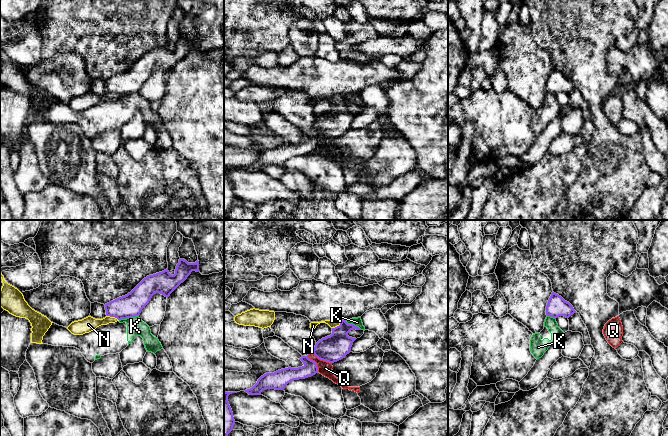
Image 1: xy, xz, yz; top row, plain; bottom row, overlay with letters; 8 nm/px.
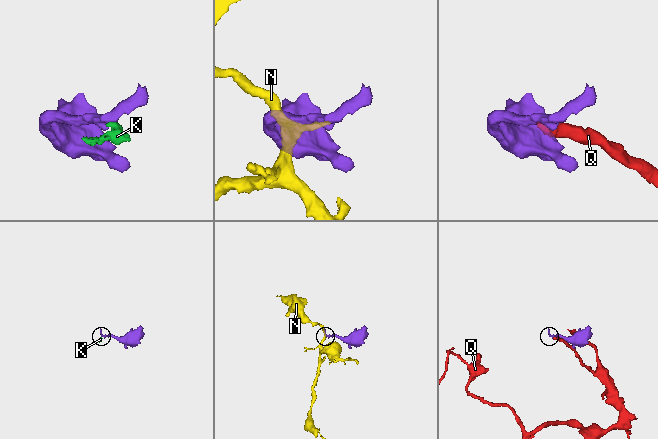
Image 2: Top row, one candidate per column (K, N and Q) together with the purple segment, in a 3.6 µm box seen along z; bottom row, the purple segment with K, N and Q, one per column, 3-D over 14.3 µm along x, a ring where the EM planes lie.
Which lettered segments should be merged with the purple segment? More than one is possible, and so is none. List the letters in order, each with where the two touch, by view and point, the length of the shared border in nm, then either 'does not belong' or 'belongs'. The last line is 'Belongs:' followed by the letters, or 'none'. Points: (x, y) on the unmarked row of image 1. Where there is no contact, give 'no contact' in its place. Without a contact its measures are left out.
K: xy (128, 93) | 170 nm | does not belong
N: xz (337, 102) | 100 nm | does not belong
Q: xz (319, 134) | 220 nm | does not belong
Belongs: none

